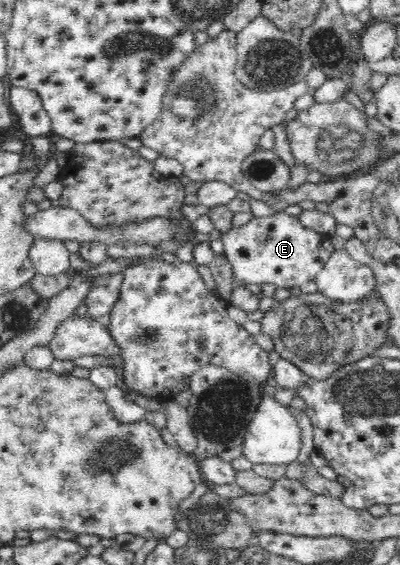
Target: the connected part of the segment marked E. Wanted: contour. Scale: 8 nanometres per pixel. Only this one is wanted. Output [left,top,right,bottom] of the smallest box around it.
[221,211,335,289]

